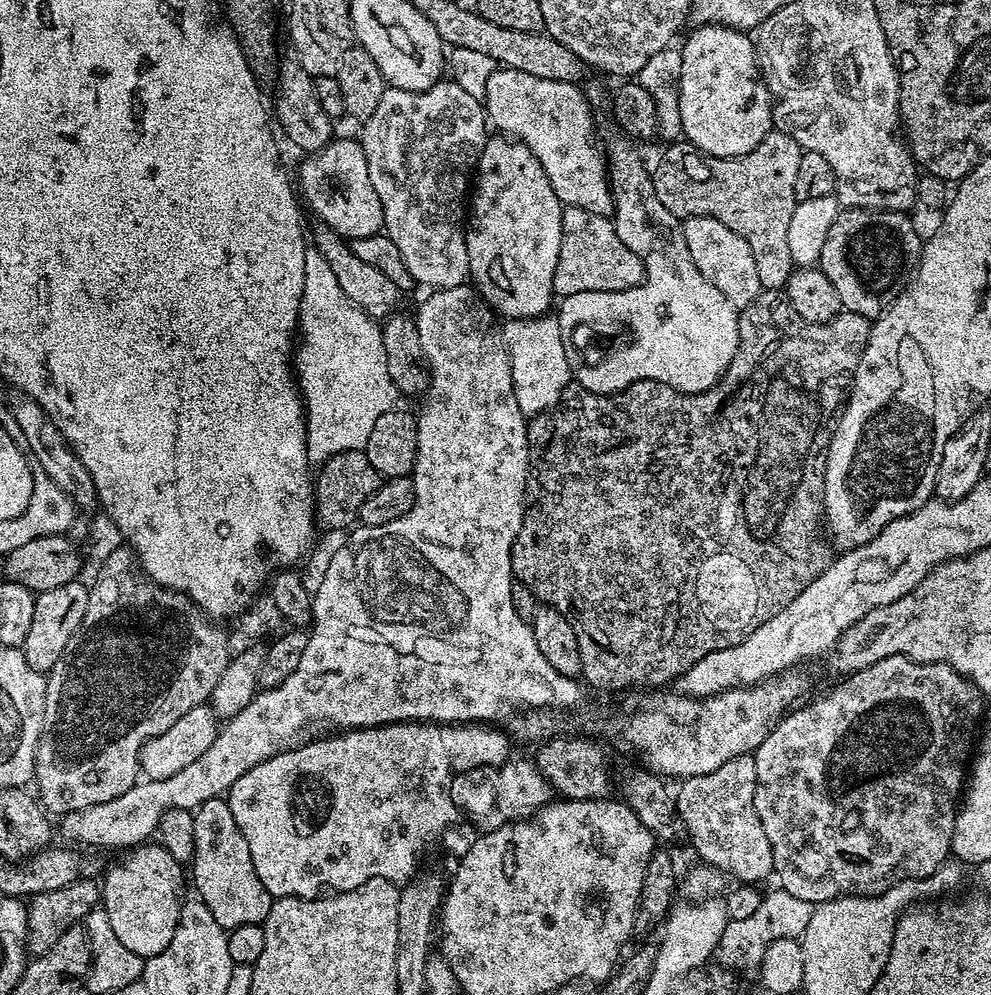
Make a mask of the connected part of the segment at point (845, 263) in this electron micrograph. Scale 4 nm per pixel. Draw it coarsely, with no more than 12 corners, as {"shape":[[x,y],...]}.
{"shape":[[844,208],[819,268],[843,311],[875,318],[920,266],[902,212]]}

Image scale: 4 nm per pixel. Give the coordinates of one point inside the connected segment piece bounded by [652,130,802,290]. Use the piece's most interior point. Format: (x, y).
(753, 193)

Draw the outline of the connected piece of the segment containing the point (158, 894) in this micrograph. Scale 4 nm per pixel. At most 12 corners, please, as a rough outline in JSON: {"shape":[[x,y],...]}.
{"shape":[[159,842],[102,876],[102,906],[134,954],[162,954],[186,872]]}

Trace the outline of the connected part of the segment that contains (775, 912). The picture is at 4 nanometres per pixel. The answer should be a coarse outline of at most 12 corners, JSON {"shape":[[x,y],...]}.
{"shape":[[783,888],[722,932],[715,961],[757,971],[772,941],[799,939],[815,905]]}

